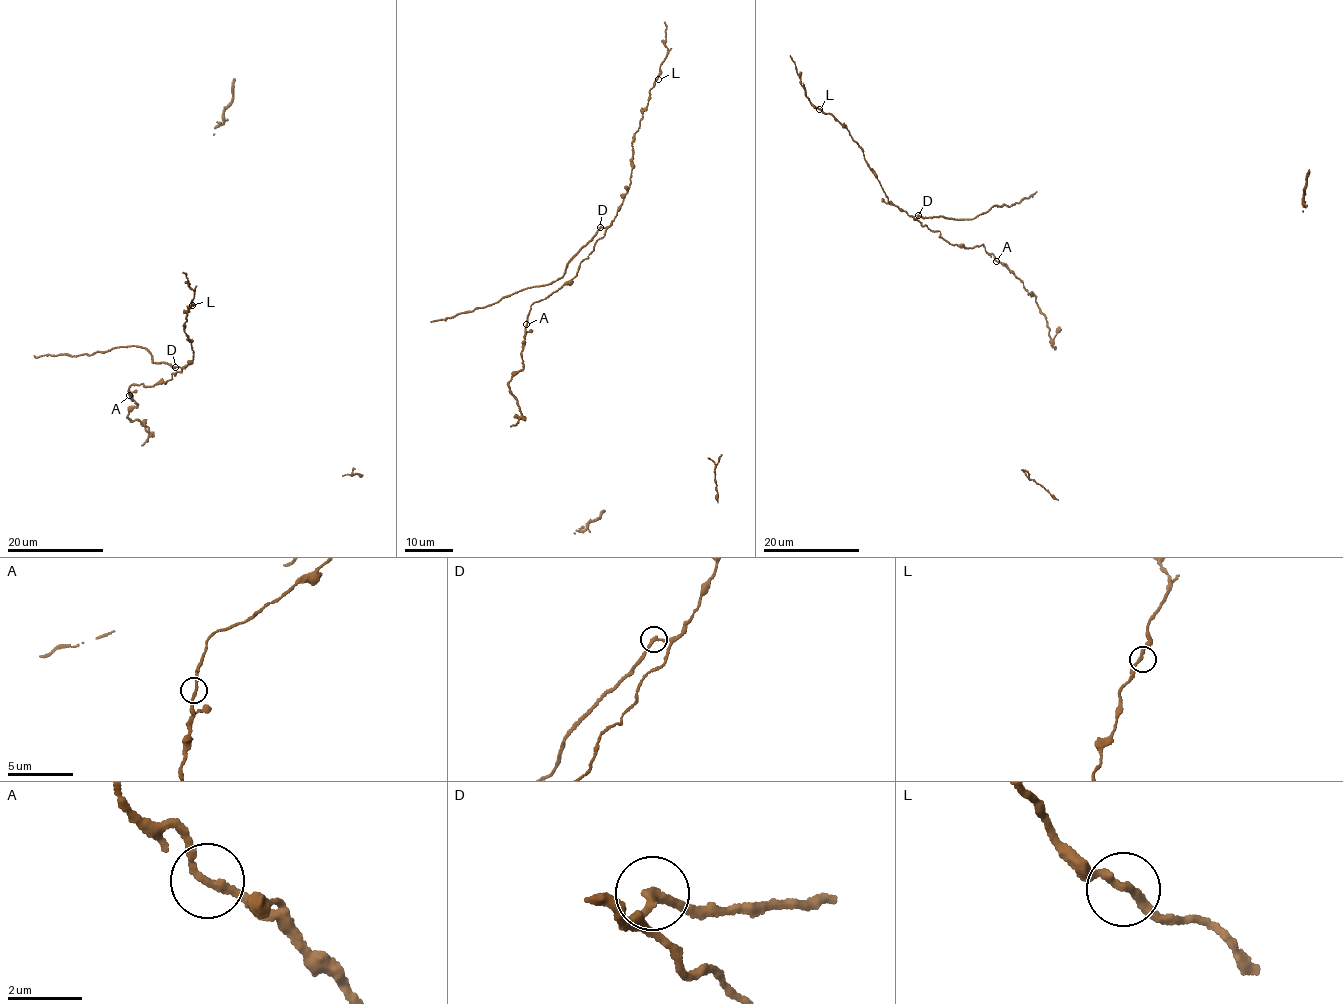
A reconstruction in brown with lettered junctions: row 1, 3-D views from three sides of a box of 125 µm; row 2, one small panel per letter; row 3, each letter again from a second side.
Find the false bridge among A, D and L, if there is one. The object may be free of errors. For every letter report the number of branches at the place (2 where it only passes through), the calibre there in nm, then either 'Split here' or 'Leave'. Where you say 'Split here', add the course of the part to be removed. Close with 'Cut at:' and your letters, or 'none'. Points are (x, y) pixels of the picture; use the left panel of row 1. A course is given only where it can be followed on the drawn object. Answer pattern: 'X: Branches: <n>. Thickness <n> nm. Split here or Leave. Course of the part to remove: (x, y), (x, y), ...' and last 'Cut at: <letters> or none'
A: Branches: 2. Thickness 200 nm. Leave
D: Branches: 2. Thickness 200 nm. Split here. Course of the part to remove: (176, 366), (164, 362), (154, 363), (144, 347), (136, 346), (116, 346), (90, 354), (33, 355)
L: Branches: 2. Thickness 200 nm. Leave
Cut at: D

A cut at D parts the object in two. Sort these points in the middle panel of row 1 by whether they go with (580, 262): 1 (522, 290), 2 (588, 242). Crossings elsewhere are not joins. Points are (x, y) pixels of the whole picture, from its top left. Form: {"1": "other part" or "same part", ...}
{"1": "other part", "2": "other part"}

